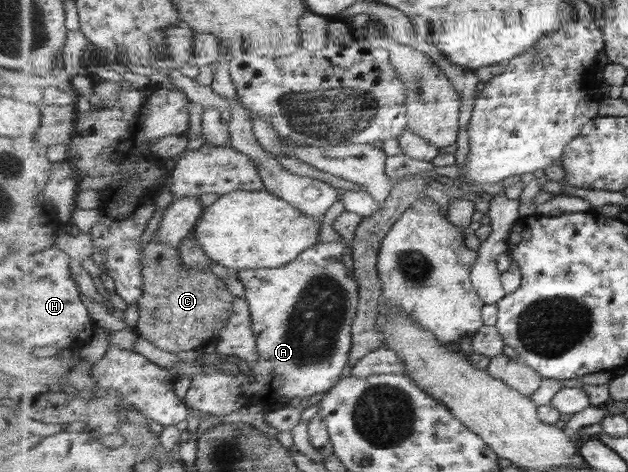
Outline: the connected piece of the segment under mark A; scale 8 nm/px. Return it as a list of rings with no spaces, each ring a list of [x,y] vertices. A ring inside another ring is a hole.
[[[341,238],[341,241],[318,243],[297,257],[297,262],[285,266],[241,270],[239,279],[246,288],[253,332],[259,348],[259,361],[249,364],[244,371],[237,371],[237,376],[219,372],[209,366],[197,372],[184,398],[187,406],[203,413],[225,415],[237,412],[243,406],[262,404],[268,413],[274,404],[283,409],[289,407],[289,400],[305,400],[317,393],[326,394],[330,391],[339,382],[348,365],[353,344],[352,326],[360,310],[359,283],[355,272],[351,274],[343,264],[347,248],[349,244]]]

